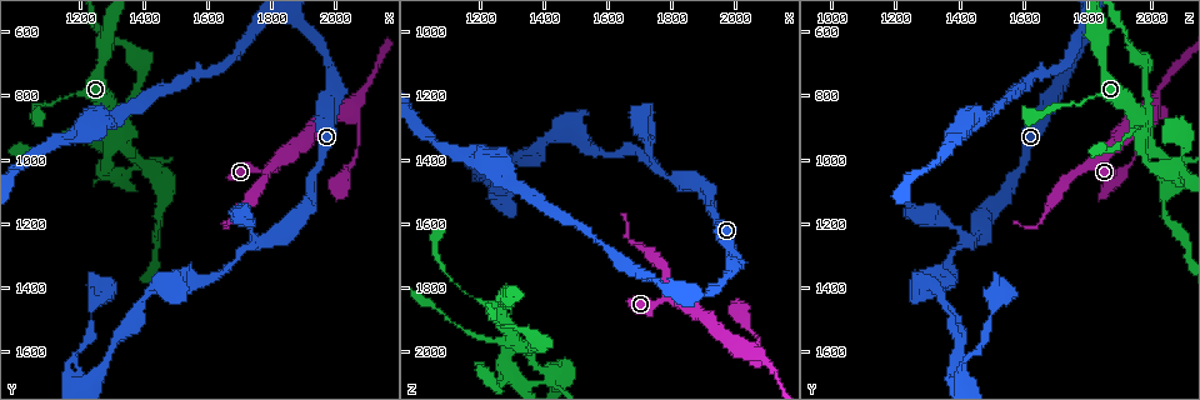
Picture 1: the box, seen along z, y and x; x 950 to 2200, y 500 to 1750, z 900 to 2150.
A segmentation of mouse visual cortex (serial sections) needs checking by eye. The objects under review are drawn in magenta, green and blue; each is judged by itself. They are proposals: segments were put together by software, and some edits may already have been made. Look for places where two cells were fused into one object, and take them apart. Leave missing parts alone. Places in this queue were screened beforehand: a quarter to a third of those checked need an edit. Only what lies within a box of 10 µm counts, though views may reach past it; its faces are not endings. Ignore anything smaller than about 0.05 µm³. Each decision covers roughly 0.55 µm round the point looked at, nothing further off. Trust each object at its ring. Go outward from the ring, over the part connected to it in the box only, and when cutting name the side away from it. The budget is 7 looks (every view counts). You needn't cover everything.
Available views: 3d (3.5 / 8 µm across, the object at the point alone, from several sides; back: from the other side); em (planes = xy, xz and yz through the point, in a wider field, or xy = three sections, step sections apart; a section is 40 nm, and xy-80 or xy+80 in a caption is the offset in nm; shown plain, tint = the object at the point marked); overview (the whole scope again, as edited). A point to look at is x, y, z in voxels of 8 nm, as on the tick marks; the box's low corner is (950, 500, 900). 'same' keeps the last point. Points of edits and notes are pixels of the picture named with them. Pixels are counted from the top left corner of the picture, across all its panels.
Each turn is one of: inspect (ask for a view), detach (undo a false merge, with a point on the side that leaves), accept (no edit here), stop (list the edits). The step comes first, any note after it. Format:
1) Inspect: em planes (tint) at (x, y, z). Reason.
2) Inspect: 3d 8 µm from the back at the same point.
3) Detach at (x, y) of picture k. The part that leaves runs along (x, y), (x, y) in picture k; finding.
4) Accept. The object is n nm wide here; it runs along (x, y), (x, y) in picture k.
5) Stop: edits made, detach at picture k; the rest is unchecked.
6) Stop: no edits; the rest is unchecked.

Inspect: 3d 8 µm from the back at (1320, 930, 1970). A narrow waist.

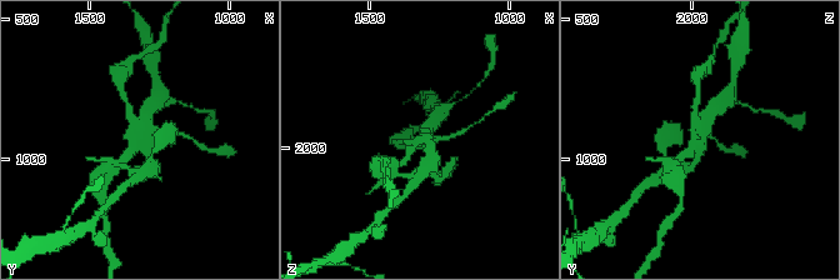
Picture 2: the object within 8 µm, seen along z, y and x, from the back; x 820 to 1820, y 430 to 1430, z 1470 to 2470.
Inspect: 3d 3.5 µm at the same point.

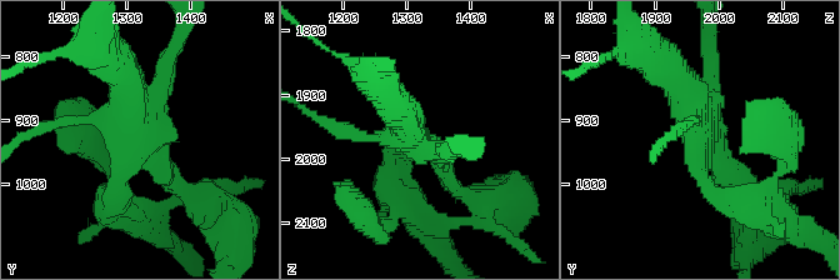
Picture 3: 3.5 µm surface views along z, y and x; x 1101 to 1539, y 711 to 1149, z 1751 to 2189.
Detach at (200, 219) of picture 3. The part that leaves runs along (146, 143), (178, 189), (220, 208) in picture 3; a second cell is stuck on.

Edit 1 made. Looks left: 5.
Inspect: 3d 3.5 µm at (2040, 850, 2000).

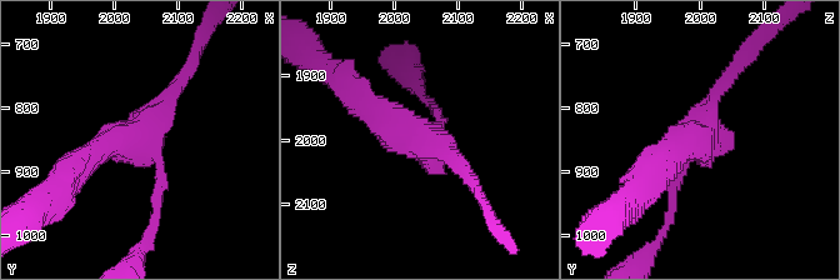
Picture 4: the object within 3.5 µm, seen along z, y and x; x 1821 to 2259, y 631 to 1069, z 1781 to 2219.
Inspect: em xy step 3 (tint) at (2040, 855, 2000). Now the EM.

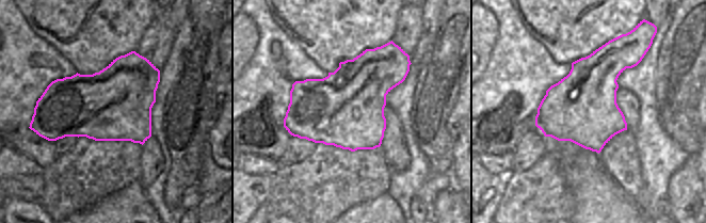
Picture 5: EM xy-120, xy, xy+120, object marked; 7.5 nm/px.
Accept. All the same cell.

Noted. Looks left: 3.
Inspect: 3d 8 µm at (1480, 1390, 1280). Sharp bend.

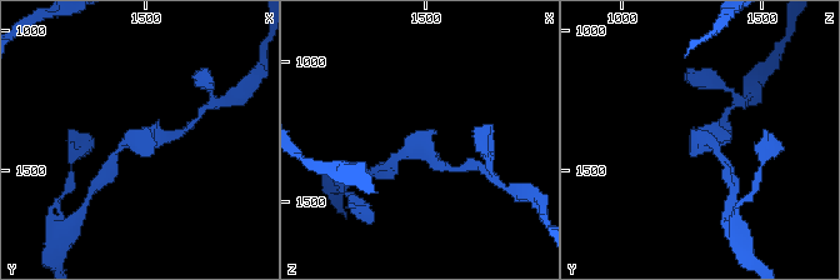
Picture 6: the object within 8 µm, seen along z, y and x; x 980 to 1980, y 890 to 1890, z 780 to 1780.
Inspect: 3d 3.5 µm at the same point. Zoom in.

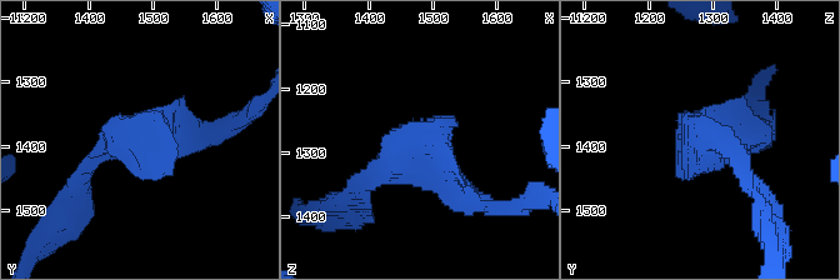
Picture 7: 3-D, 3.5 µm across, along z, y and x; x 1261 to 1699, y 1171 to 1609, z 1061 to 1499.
Inspect: em xy step 2 (tint) at (1485, 1400, 1290). The arms are 200, 350 nm wide; shape alone is not enough.

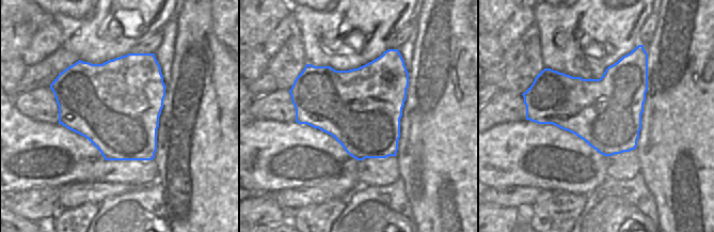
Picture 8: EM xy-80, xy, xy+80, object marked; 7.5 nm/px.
Accept. It runs along (198, 136), (118, 140), (83, 175) in picture 7; continuous, no second cell.

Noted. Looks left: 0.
Stop: edits made, detach at picture 3; the rest is unchecked.

